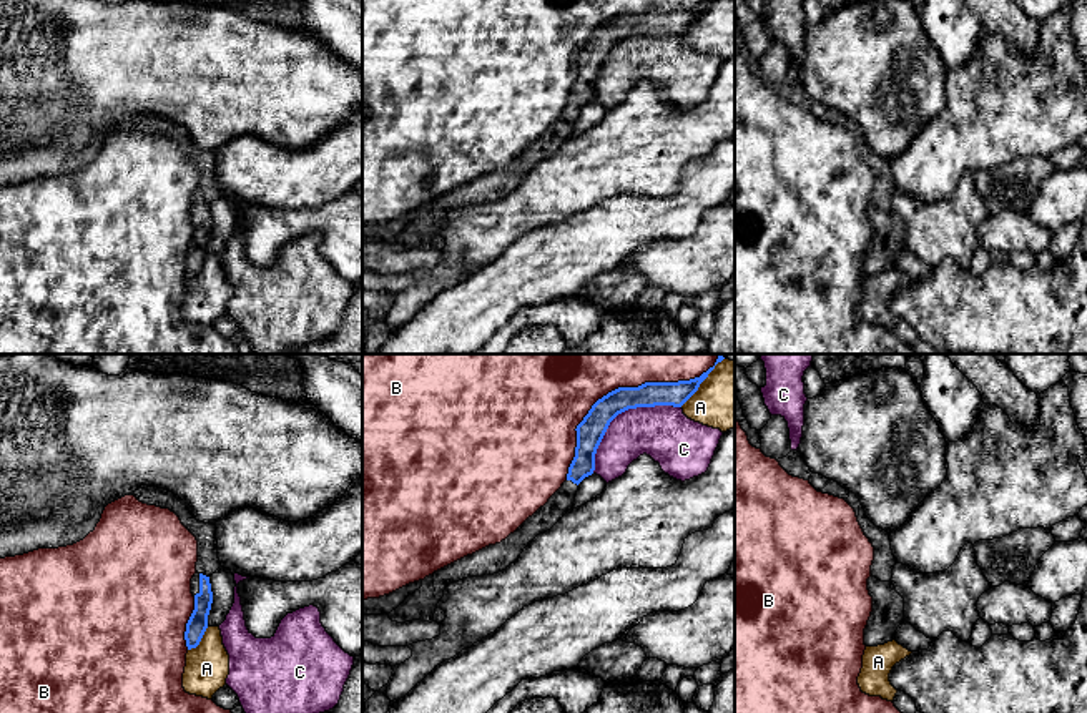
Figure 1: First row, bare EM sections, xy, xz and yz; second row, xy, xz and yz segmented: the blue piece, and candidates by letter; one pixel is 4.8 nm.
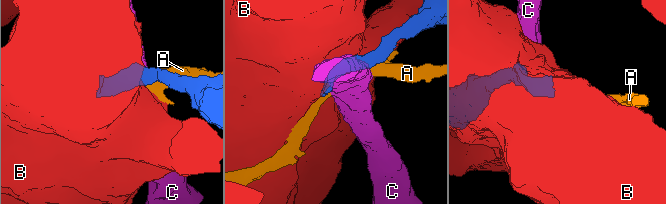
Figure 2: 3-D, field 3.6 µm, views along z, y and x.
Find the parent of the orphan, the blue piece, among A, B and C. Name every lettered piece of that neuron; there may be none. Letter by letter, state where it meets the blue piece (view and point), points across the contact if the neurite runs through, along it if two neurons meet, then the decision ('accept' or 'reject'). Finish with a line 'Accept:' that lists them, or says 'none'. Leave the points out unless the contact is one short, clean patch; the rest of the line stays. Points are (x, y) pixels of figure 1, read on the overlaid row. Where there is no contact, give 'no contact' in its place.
A: contact xz (702, 381); reject
B: contact xz (620, 388); reject
C: contact xz (620, 413); reject
Accept: none

